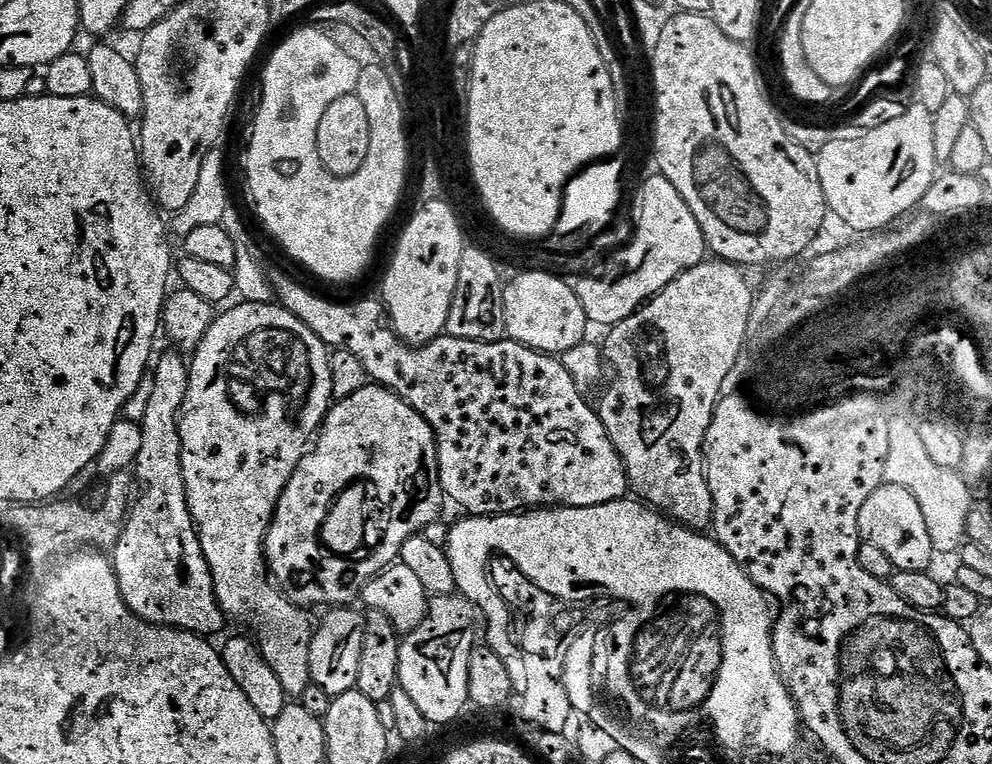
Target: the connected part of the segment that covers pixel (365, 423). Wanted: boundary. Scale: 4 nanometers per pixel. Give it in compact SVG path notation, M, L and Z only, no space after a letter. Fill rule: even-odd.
M370 382L362 390L350 394L350 398L346 398L345 400L336 400L335 403L333 403L332 407L329 408L328 413L326 414L323 424L320 425L320 431L315 437L310 450L304 453L302 462L298 462L298 466L294 470L290 482L286 482L286 486L280 495L280 501L276 507L276 512L272 516L272 524L268 527L268 533L264 539L264 559L268 565L271 579L275 581L280 591L285 593L293 604L299 604L300 607L305 610L312 610L312 607L314 607L315 604L328 604L324 606L355 605L358 597L361 595L364 585L367 584L373 576L377 576L380 572L383 572L385 568L388 568L390 565L399 561L400 551L402 550L404 543L406 543L406 541L408 541L412 536L421 535L427 524L432 524L436 520L441 519L442 513L440 513L440 511L443 510L444 504L446 505L446 497L444 495L444 487L440 485L440 463L438 462L438 454L436 453L436 436L432 432L432 427L428 425L426 418L422 418L422 414L418 414L418 410L411 408L410 405L408 405L398 394L394 394L388 388L383 388L381 384ZM364 472L370 474L370 476L384 476L384 494L382 494L382 498L390 498L390 500L392 500L390 530L388 530L388 536L386 536L386 530L384 530L384 538L382 538L382 542L374 544L374 548L372 548L374 552L372 552L370 556L368 556L368 554L354 554L354 556L360 558L360 562L354 560L354 564L360 564L360 566L354 566L354 572L348 572L348 574L342 576L342 572L336 572L336 570L338 570L338 568L336 568L338 562L324 564L322 560L312 558L312 554L308 554L308 550L310 550L310 546L312 546L312 538L310 538L310 532L308 532L308 524L310 524L310 516L308 516L308 514L312 514L312 506L314 506L316 500L318 500L318 482L322 482L322 480L324 480L324 482L326 482L326 480L328 480L328 482L336 482L334 476L358 476L358 474L364 474Z

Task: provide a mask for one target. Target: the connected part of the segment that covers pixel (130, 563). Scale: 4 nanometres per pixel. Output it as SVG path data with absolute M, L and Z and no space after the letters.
M164 352L161 356L159 353L150 372L152 389L149 390L148 401L144 404L144 417L139 417L138 420L142 430L142 450L138 450L138 458L134 465L135 479L139 483L140 480L144 483L144 489L141 490L140 497L138 492L127 513L117 544L111 549L110 559L112 567L116 569L122 598L134 615L163 628L181 628L182 631L193 632L196 636L212 638L215 632L223 630L226 617L214 594L210 566L202 554L200 538L196 534L196 524L192 521L192 511L188 508L188 495L182 474L178 417L182 410L182 402L186 402L190 364L183 355L172 352Z

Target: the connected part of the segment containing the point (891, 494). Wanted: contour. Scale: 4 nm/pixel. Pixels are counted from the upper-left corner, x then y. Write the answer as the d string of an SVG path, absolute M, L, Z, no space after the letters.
M881 484L870 498L866 498L862 514L858 514L858 526L861 541L879 546L897 570L926 572L933 567L934 553L930 534L926 531L926 518L922 518L922 509L910 490L902 490L902 486L897 484Z

